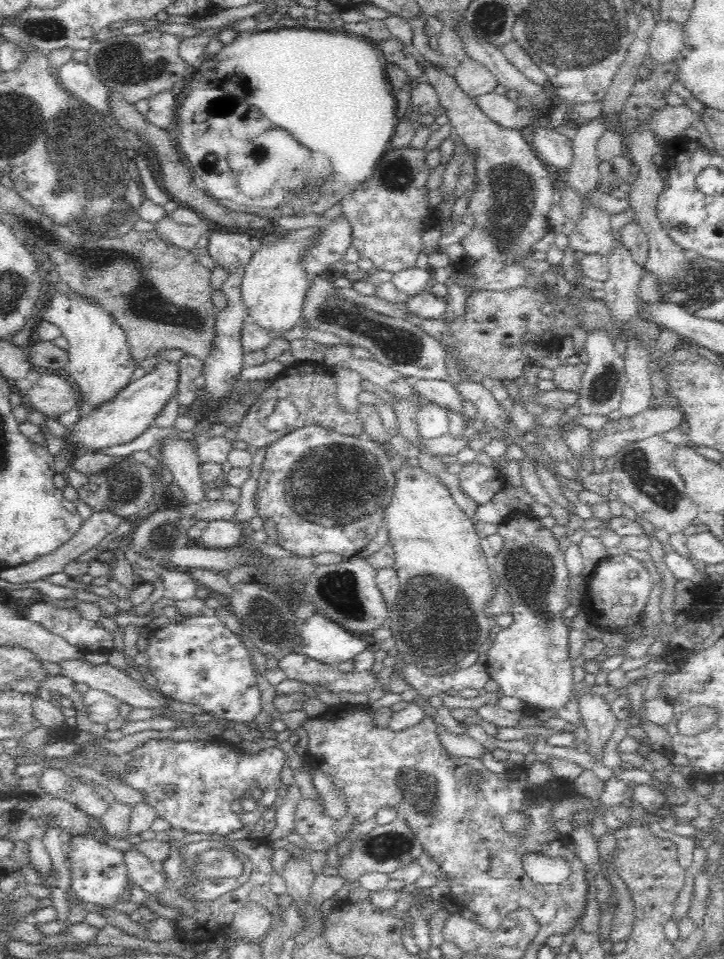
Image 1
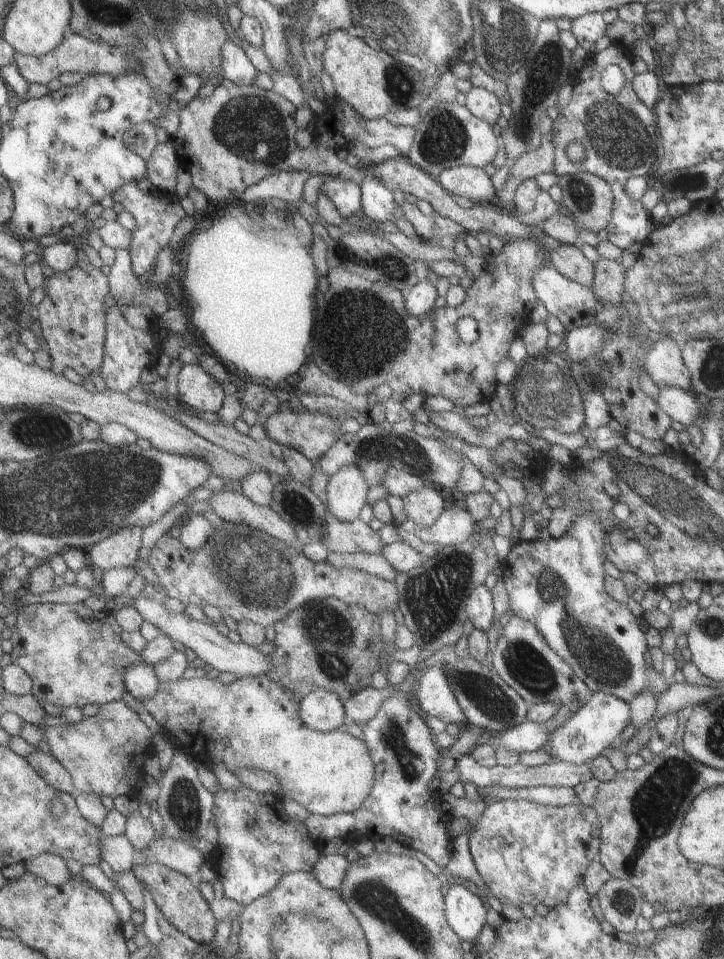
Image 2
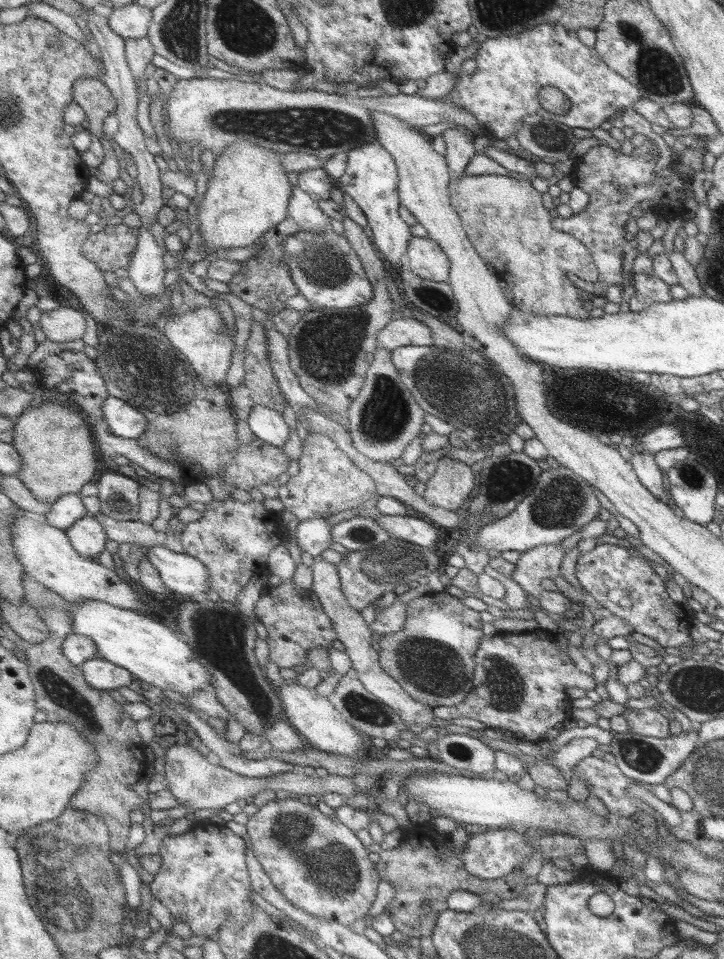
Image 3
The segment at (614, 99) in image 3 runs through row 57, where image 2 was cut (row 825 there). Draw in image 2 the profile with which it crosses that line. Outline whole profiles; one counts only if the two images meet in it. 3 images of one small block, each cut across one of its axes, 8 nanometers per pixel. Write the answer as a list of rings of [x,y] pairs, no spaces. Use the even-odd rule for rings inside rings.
[[[499,800],[487,805],[475,821],[470,834],[471,860],[483,884],[501,904],[521,906],[544,904],[549,909],[567,898],[571,888],[581,885],[583,872],[590,862],[597,860],[599,850],[599,822],[593,808],[583,804],[545,805],[527,800]]]

